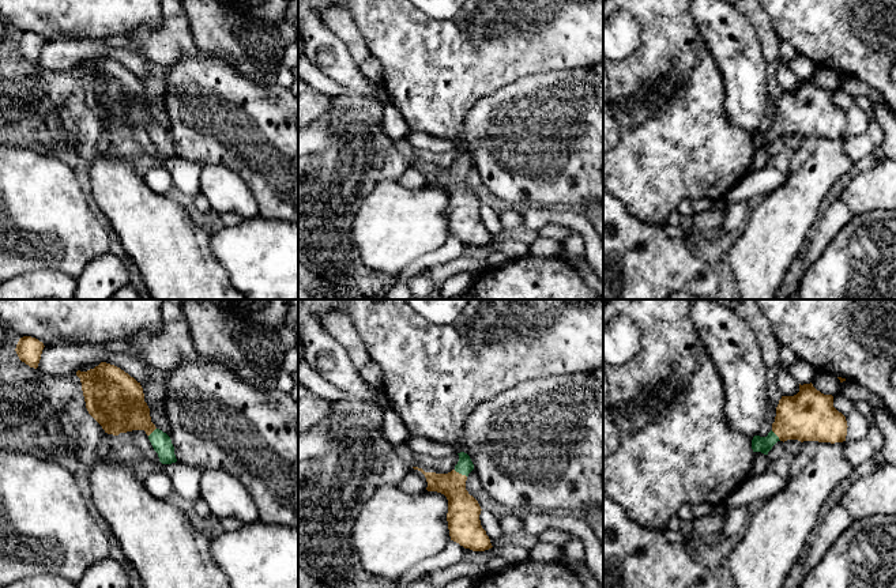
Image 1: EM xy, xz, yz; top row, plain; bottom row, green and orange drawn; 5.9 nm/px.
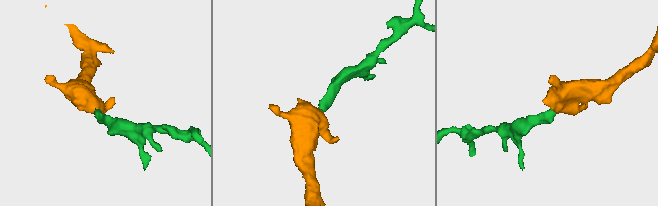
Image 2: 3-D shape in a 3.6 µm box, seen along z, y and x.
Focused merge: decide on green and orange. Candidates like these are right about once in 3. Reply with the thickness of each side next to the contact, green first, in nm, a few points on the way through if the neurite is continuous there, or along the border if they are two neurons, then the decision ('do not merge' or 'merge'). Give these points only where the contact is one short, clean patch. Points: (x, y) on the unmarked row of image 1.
100/190 nm | across xz (465, 161), (460, 168), (459, 198), (463, 208) | merge

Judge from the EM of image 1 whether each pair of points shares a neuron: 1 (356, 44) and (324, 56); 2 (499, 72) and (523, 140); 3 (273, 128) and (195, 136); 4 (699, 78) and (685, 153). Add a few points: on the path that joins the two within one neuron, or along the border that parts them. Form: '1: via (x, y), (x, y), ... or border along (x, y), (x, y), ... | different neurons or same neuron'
1: border along (324, 25), (345, 44), (350, 56), (358, 64) | different neurons
2: border along (533, 74), (503, 86), (475, 104) | different neurons
3: via (253, 128), (214, 128) | same neuron
4: via (685, 97), (685, 134) | same neuron

